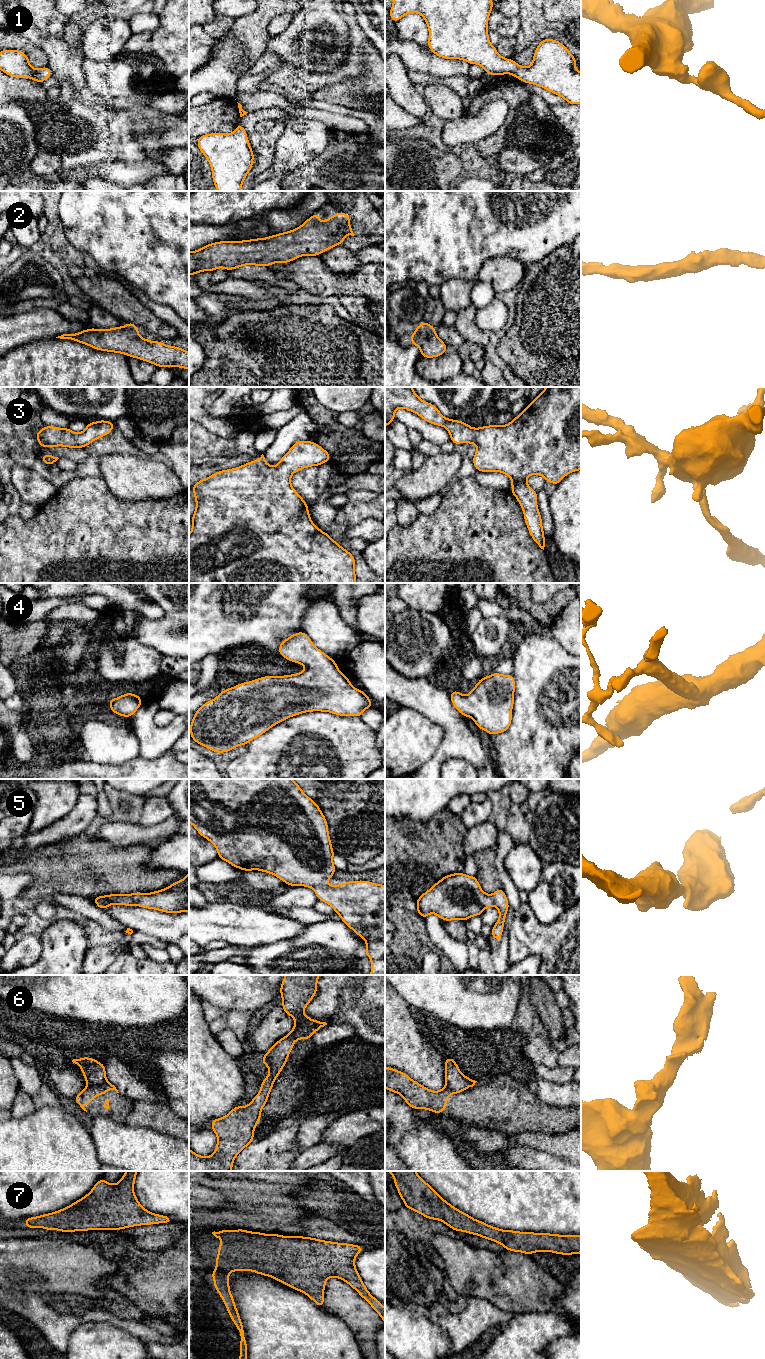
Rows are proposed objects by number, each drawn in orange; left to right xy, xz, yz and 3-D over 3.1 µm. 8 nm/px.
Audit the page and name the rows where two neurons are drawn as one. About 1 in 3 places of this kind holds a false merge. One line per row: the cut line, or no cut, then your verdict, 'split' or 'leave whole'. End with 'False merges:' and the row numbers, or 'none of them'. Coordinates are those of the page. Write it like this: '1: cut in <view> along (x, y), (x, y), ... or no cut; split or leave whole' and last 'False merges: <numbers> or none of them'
1: no cut; leave whole
2: no cut; leave whole
3: no cut; leave whole
4: no cut; leave whole
5: no cut; leave whole
6: cut in xy along (106, 1080), (97, 1085), (87, 1087); split
7: no cut; leave whole
False merges: 6

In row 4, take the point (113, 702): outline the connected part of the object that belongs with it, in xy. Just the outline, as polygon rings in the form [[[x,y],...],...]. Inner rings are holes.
[[[122,694],[118,698],[109,699],[110,711],[122,717],[130,718],[143,702],[143,699],[137,694]]]

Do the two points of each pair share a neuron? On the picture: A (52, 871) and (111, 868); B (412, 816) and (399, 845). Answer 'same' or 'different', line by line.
A: same
B: different

